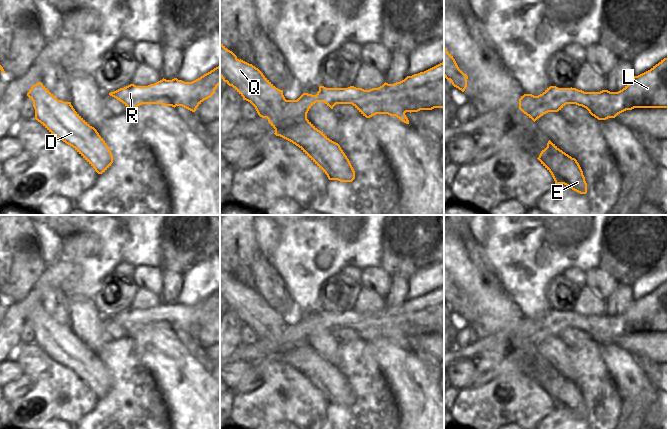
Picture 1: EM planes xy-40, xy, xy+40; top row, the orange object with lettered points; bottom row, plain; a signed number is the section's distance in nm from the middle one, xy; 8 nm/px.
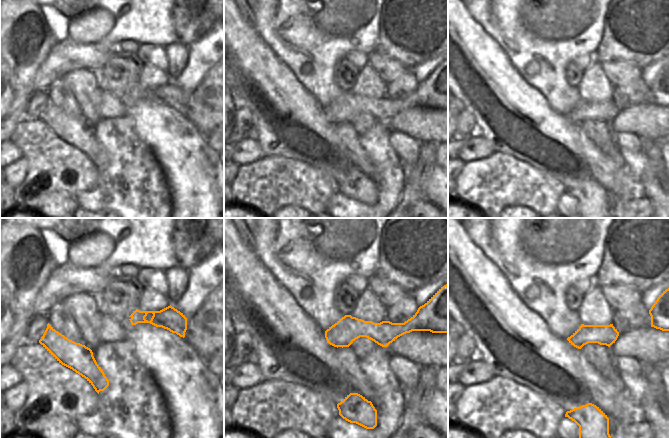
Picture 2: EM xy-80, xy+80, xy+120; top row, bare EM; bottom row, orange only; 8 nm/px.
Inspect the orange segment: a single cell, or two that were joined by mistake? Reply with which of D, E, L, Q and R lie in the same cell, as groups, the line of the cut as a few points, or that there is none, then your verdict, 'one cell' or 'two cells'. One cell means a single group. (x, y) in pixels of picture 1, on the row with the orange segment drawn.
D E Q / L R | xy (314, 95), (317, 101) | two cells

